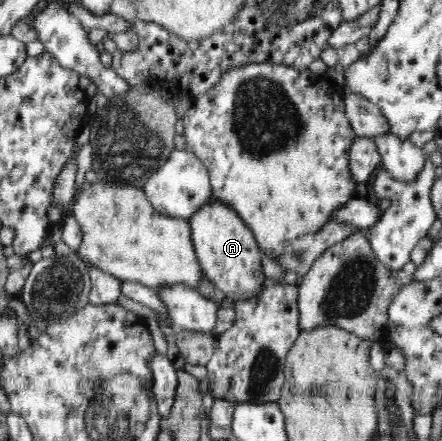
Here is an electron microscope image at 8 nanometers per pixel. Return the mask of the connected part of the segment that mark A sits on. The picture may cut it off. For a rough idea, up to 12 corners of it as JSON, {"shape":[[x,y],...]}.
{"shape":[[215,198],[188,220],[201,271],[231,301],[264,289],[261,248]]}

